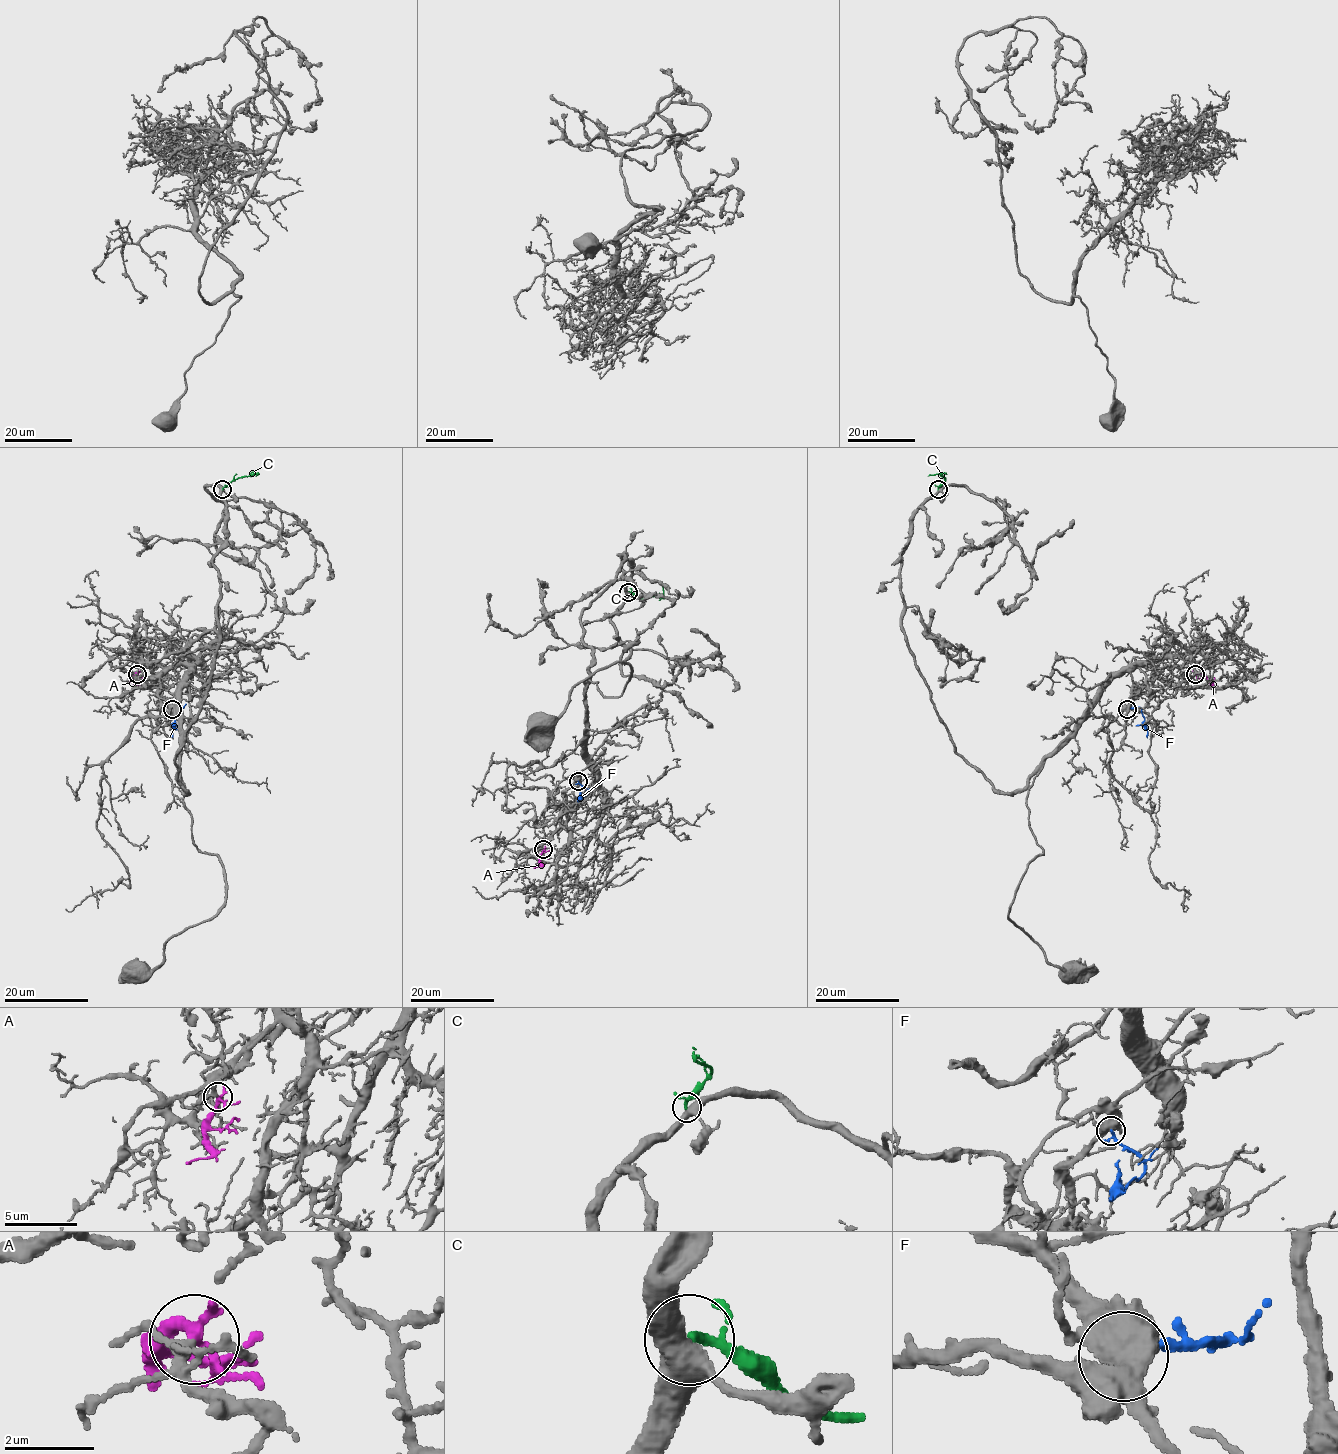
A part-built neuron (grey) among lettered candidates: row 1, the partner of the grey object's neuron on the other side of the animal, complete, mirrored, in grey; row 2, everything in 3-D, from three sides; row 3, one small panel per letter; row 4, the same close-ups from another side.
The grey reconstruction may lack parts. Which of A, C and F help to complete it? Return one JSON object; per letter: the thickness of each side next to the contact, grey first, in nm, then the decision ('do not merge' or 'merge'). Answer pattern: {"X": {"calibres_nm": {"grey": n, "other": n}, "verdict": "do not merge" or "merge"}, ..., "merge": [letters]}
{"A": {"calibres_nm": {"grey": 180, "other": 240}, "verdict": "merge"}, "C": {"calibres_nm": {"grey": 480, "other": 160}, "verdict": "do not merge"}, "F": {"calibres_nm": {"grey": 440, "other": 150}, "verdict": "do not merge"}, "merge": ["A"]}

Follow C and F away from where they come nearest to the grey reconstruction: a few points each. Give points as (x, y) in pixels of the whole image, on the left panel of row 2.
C: (222, 489), (239, 477), (257, 474), (255, 476)
F: (172, 709), (181, 708), (172, 737)

